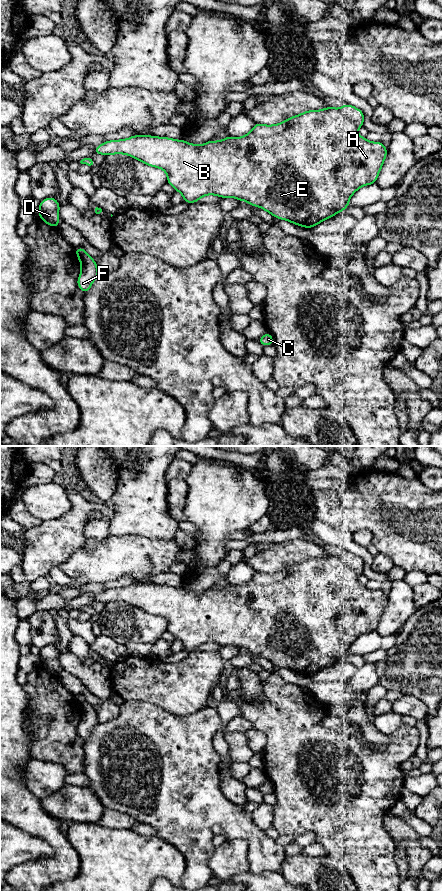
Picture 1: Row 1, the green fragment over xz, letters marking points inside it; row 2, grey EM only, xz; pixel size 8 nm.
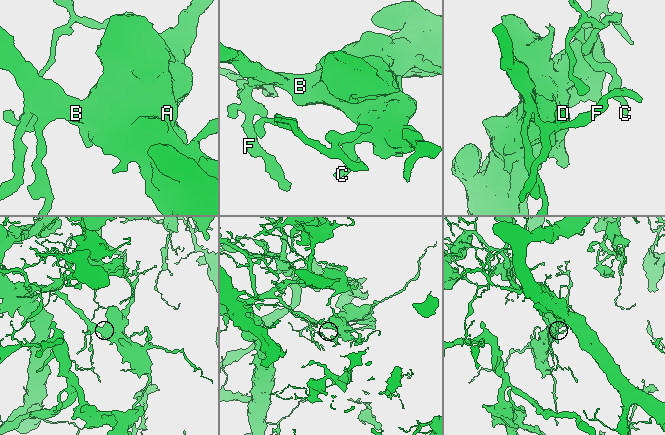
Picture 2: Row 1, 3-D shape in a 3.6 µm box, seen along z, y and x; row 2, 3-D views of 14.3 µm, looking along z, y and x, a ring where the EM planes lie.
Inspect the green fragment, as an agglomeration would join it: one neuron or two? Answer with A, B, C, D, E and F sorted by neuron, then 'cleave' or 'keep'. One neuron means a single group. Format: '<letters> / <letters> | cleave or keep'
A B C D E F | keep

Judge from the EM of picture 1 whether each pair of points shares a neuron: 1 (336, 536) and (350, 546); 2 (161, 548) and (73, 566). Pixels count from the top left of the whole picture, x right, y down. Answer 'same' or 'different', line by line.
1: same
2: same

